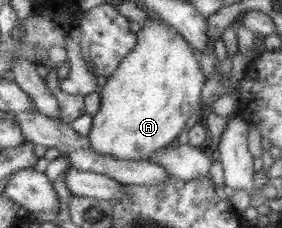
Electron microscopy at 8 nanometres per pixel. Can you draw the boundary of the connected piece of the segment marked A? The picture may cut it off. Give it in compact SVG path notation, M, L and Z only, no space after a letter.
M153 18L136 33L136 45L104 79L99 108L86 135L90 149L114 159L150 159L154 151L175 144L188 117L202 108L204 76L186 41L167 24Z

